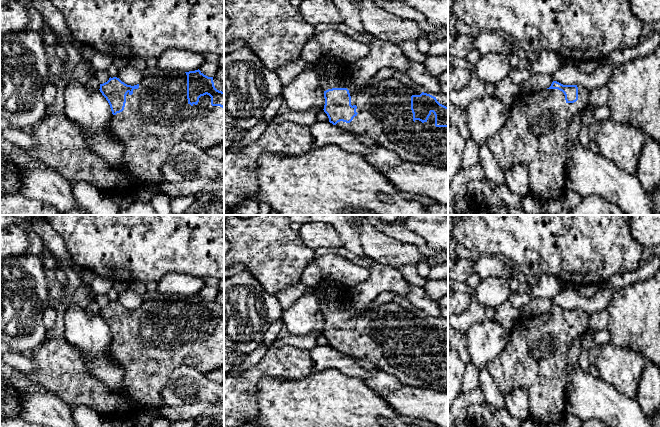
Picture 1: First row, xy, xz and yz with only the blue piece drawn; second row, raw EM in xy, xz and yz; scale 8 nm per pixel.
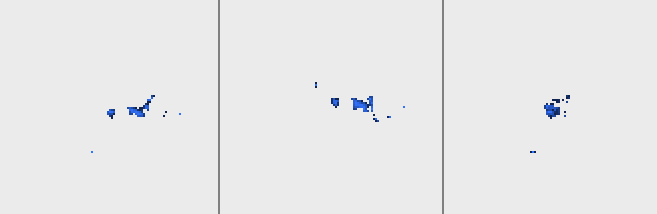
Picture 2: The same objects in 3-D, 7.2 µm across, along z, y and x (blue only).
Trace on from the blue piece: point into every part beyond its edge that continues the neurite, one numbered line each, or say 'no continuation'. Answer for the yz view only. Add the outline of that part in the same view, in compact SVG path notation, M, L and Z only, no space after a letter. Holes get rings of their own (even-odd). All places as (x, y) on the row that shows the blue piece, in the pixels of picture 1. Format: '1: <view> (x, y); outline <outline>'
1: yz (535, 135); outline M578 87L578 100L567 103L558 89L520 93L510 107L510 116L502 129L486 144L503 170L515 165L527 167L529 192L541 203L561 199L565 191L568 130L577 112L589 106L589 90Z

